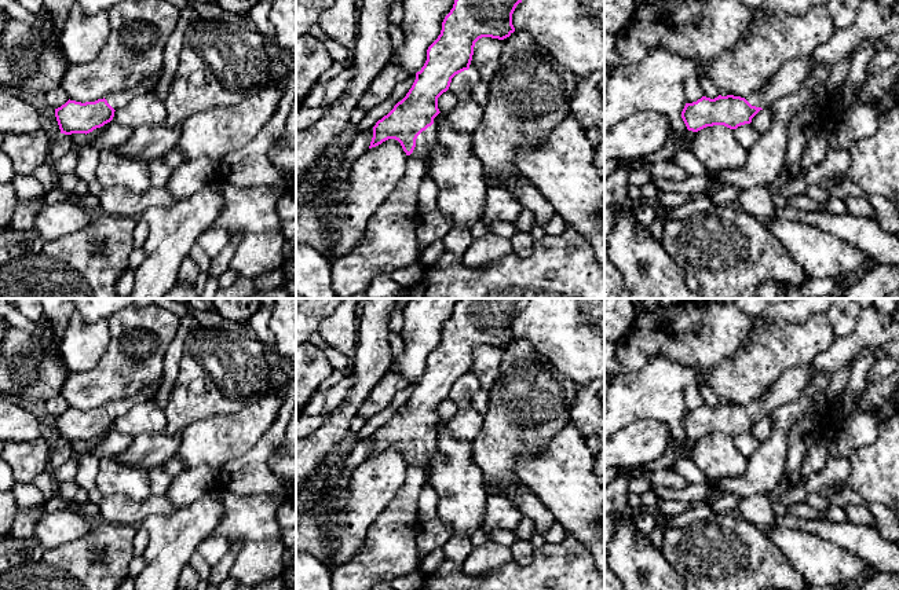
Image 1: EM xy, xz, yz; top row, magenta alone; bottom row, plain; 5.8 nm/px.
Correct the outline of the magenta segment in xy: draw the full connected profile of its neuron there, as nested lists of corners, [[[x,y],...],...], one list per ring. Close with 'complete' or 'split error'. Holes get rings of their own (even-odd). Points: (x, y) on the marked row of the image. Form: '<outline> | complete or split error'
[[[162,70],[143,81],[139,81],[134,87],[128,87],[124,91],[112,94],[103,99],[95,102],[76,102],[67,100],[61,107],[55,109],[55,117],[61,129],[61,133],[89,133],[96,128],[110,122],[114,117],[114,111],[125,107],[132,99],[149,94],[150,89],[158,83]]] | split error

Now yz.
[[[811,55],[785,62],[774,77],[750,96],[734,95],[715,99],[702,96],[697,102],[686,103],[681,118],[688,131],[698,132],[706,127],[724,125],[737,129],[750,124],[763,109],[771,107],[776,100],[796,94],[812,72]]] | split error

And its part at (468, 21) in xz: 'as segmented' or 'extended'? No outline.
extended

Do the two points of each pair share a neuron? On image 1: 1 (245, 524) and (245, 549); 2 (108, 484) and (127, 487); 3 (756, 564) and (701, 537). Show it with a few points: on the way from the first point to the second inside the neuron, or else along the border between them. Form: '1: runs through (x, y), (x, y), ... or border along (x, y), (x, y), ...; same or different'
1: runs through (247, 530), (247, 543); same
2: runs through (112, 484), (123, 484); same
3: runs through (742, 564), (728, 564), (715, 550); same

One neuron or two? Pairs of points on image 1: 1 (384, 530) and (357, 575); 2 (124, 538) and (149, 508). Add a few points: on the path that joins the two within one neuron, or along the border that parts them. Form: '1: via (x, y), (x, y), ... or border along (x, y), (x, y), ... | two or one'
1: via (384, 541), (384, 548), (368, 564) | one
2: border along (102, 520), (132, 524), (136, 528) | two

